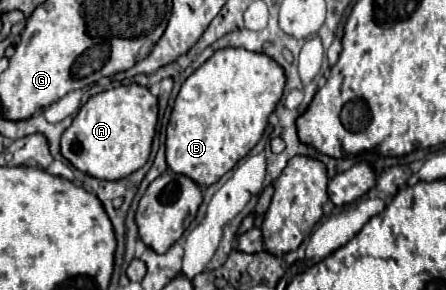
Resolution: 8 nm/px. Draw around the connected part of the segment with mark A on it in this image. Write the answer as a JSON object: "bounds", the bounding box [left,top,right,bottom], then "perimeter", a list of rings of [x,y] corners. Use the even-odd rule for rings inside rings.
{"bounds":[60,83,158,181],"perimeter":[[[138,83],[120,85],[90,97],[80,107],[72,125],[62,135],[60,151],[76,169],[92,177],[116,181],[120,177],[128,177],[128,173],[134,173],[148,161],[156,123],[158,97]]]}

